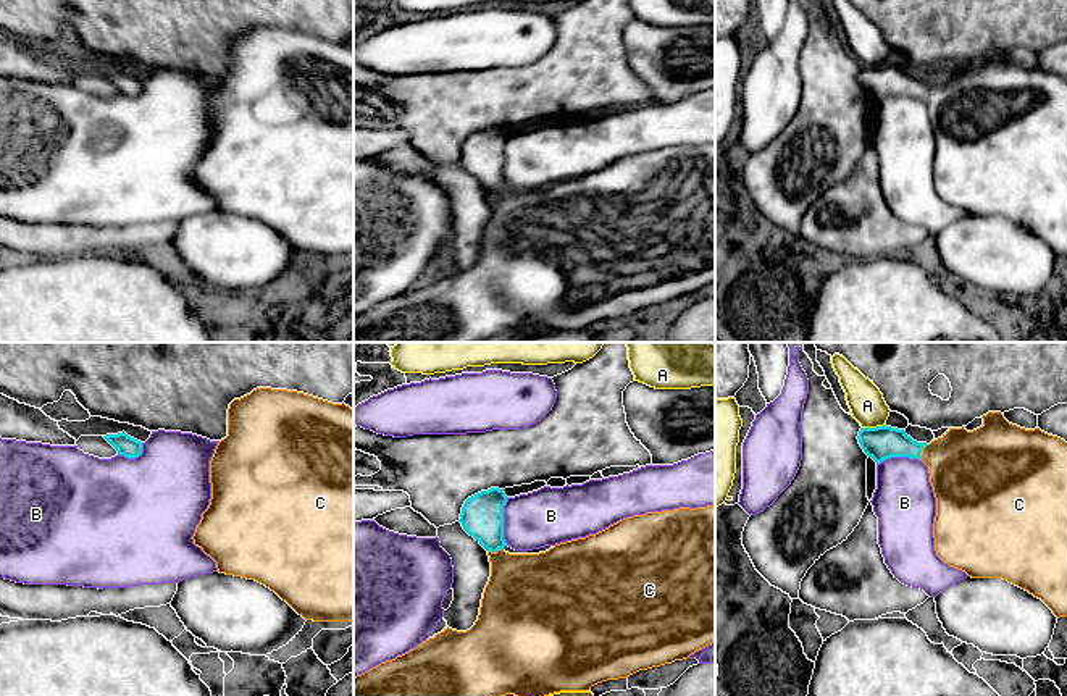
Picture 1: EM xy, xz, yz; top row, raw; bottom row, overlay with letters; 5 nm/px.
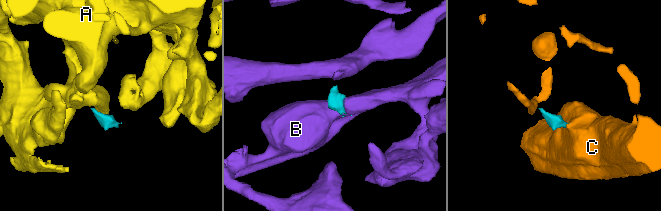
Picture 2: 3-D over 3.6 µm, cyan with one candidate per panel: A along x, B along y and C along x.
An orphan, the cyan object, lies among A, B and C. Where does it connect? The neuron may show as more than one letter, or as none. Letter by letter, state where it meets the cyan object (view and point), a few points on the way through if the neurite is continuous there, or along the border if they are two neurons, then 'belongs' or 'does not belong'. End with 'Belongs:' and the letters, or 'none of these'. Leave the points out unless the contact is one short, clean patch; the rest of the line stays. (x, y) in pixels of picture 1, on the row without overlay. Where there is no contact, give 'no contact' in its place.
A: meets cyan in yz at (872, 67); border along yz (883, 62), (874, 67), (862, 67); does not belong
B: meets cyan in xz at (502, 160); border along xz (507, 136), (504, 144), (506, 183); does not belong
C: meets cyan in xz at (494, 189); runs through xz (481, 155), (494, 181), (494, 189), (523, 230); belongs
Belongs: C

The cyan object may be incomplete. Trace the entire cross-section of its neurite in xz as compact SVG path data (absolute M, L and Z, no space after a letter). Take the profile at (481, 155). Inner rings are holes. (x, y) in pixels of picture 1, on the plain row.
M504 128L468 136L460 161L486 189L491 215L479 254L467 270L444 266L408 291L354 315L354 342L484 342L515 333L521 342L688 297L715 281L715 144L680 145L623 157L586 176L555 182L539 192L508 192L504 178Z

